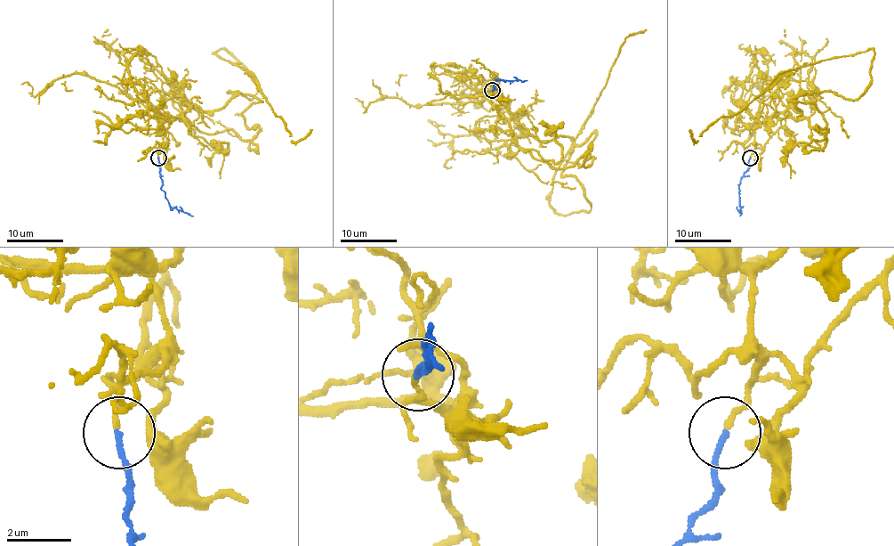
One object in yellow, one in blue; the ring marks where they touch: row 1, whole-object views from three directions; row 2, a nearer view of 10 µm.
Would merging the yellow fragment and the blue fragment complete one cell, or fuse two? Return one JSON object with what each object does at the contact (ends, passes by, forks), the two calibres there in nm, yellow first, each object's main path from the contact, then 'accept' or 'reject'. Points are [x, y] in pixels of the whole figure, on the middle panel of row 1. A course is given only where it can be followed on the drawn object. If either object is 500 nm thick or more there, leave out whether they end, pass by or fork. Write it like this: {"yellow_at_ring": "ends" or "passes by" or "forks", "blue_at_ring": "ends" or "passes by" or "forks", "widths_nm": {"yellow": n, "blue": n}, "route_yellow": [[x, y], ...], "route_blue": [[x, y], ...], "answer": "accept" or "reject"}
{"yellow_at_ring": "ends", "blue_at_ring": "ends", "widths_nm": {"yellow": 160, "blue": 160}, "route_yellow": [[493, 91], [541, 140], [572, 140], [562, 175], [587, 211], [553, 211], [555, 170], [624, 38], [646, 29]], "route_blue": [[493, 91], [495, 79], [527, 81]], "answer": "accept"}

